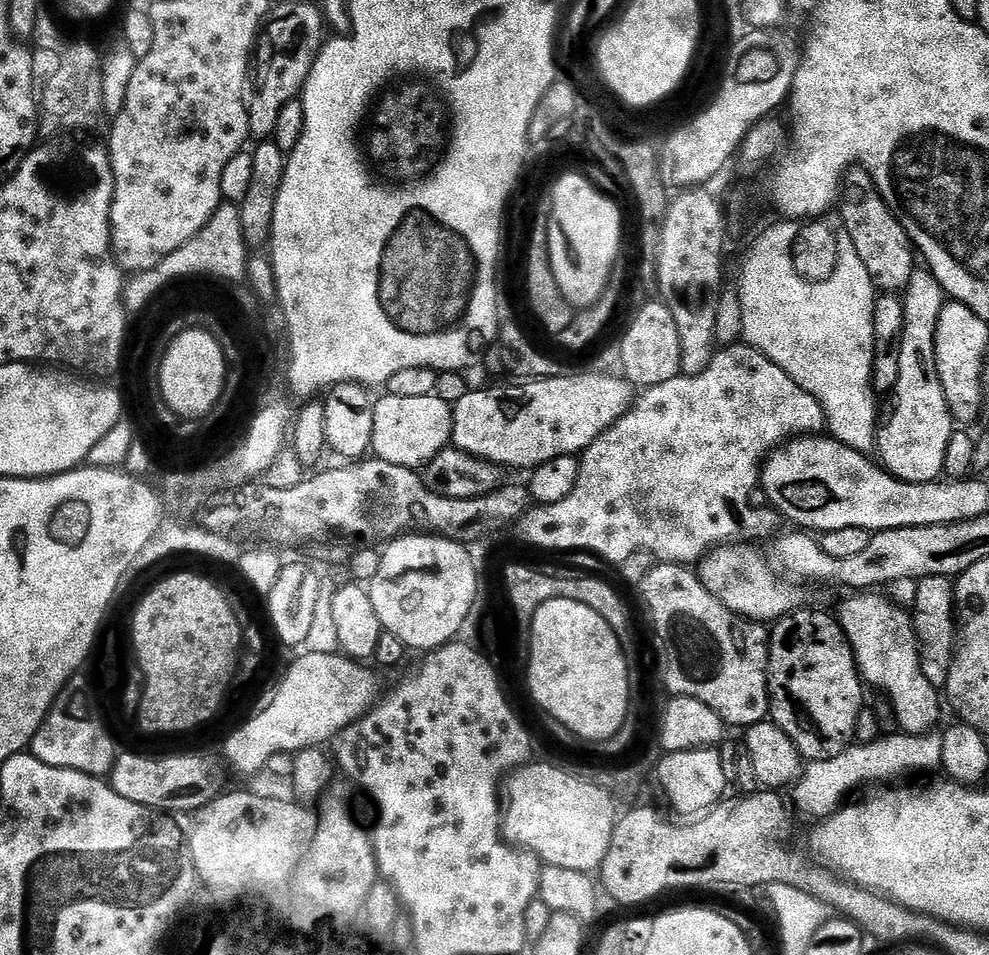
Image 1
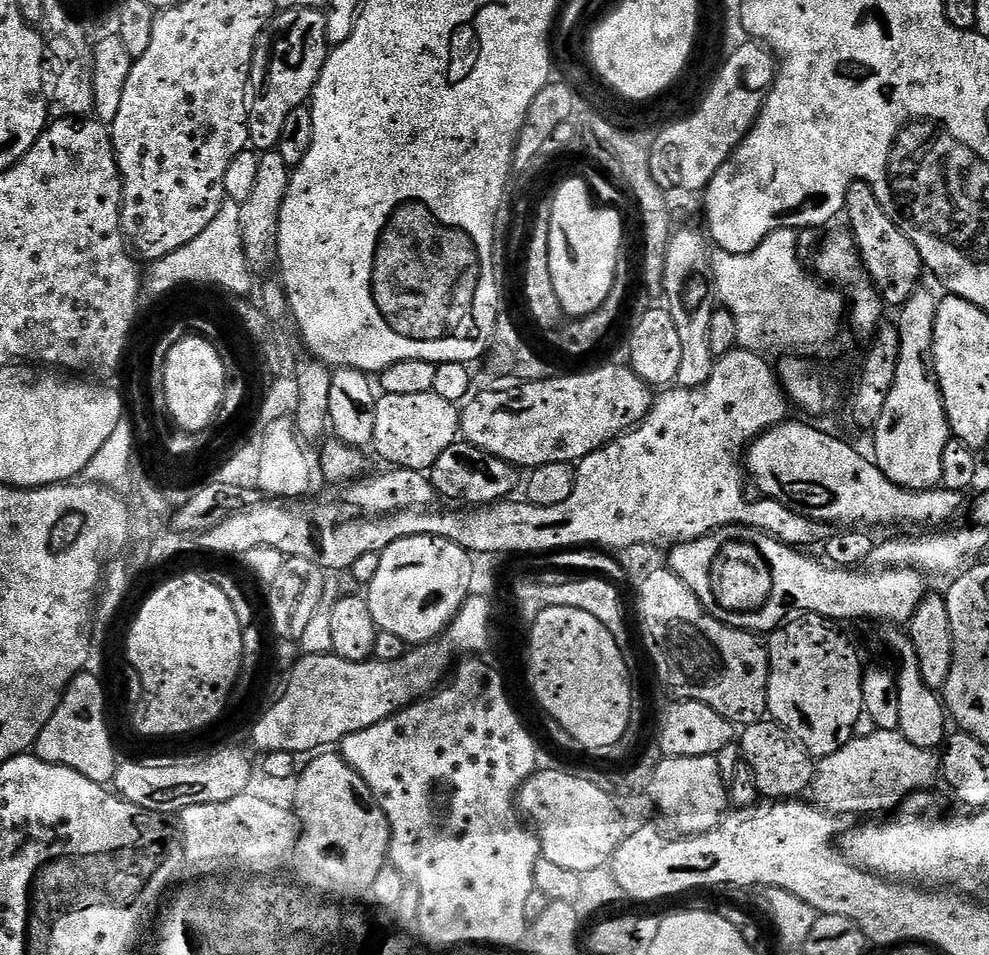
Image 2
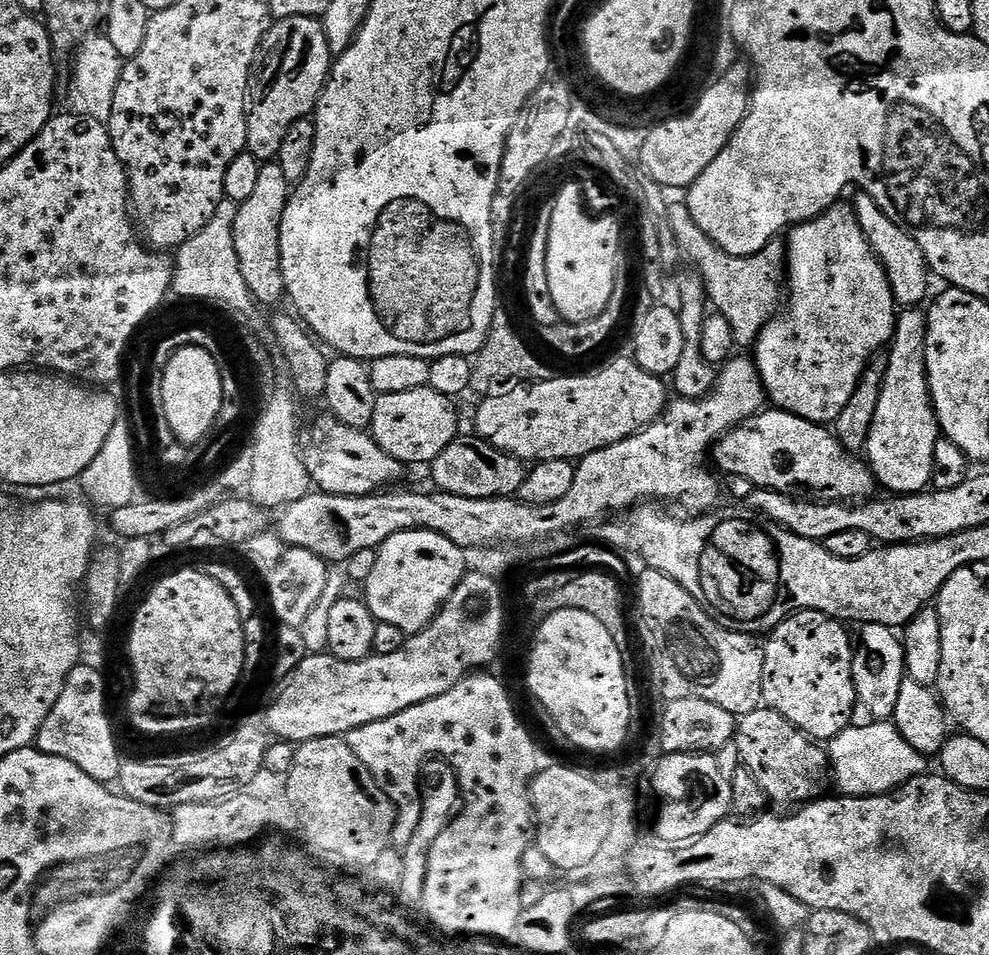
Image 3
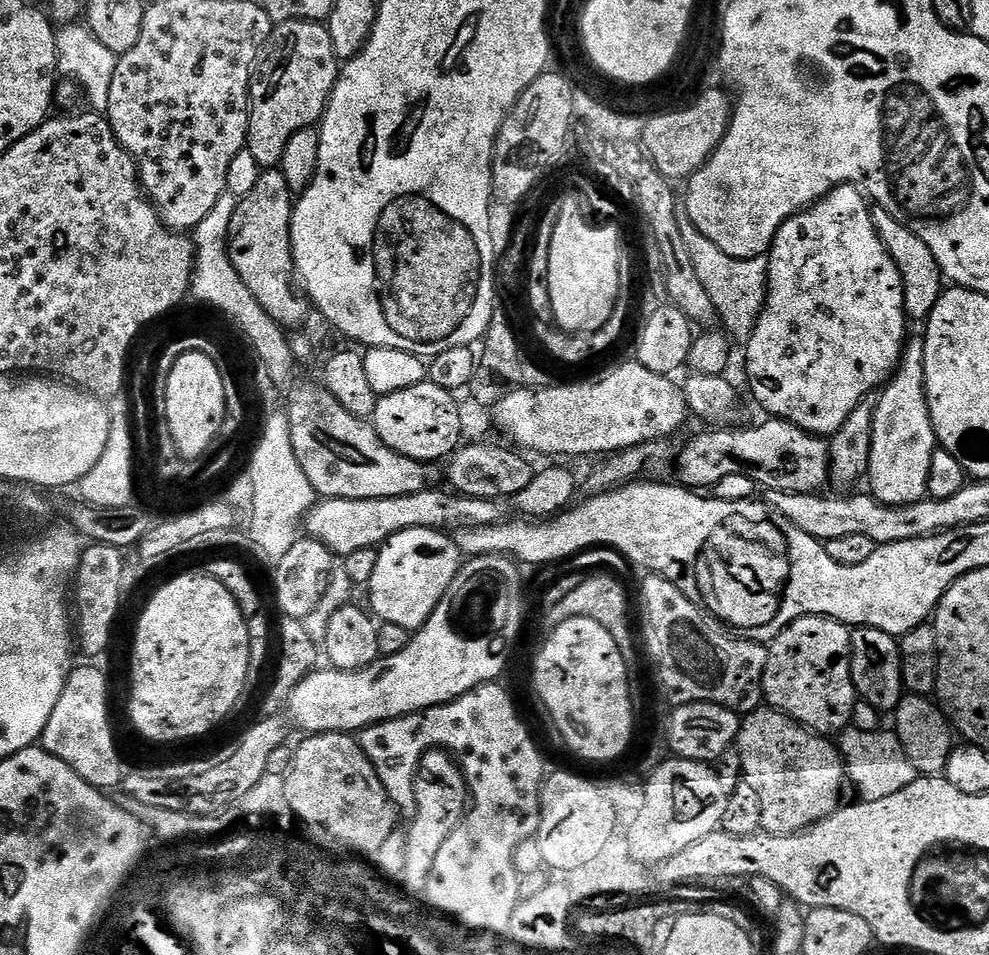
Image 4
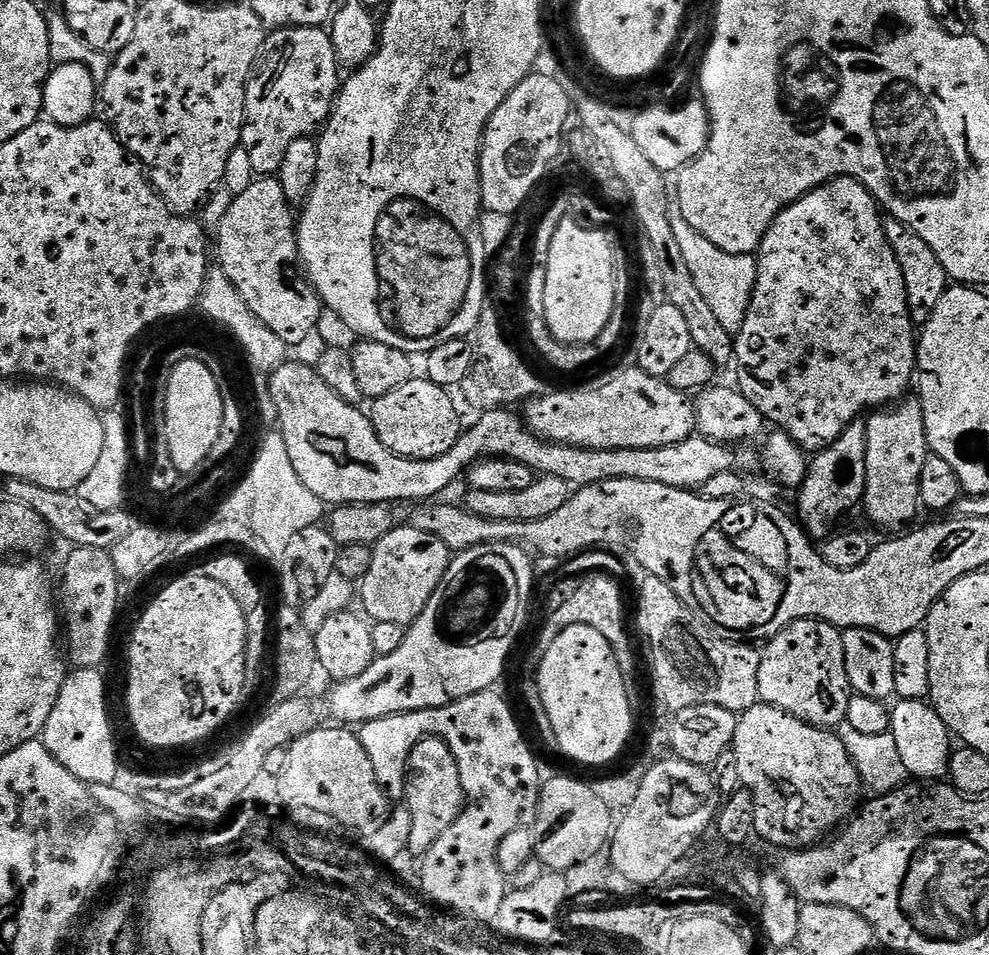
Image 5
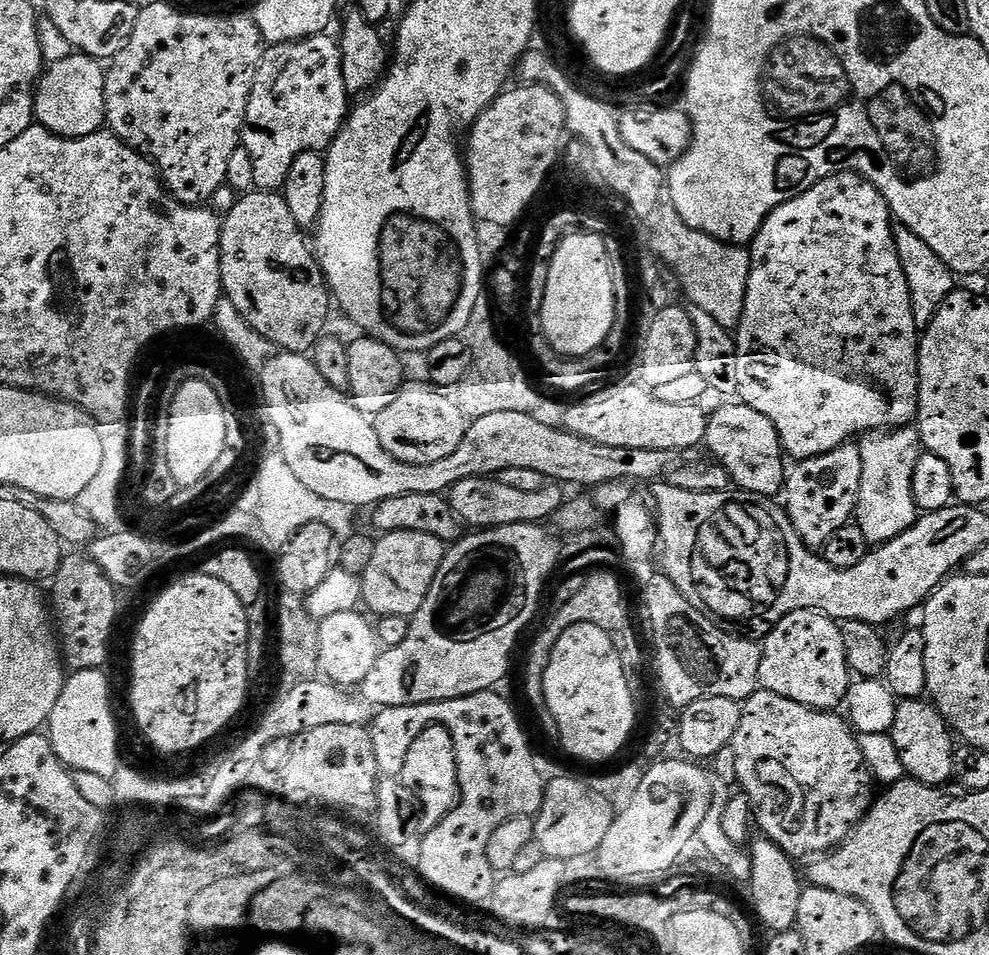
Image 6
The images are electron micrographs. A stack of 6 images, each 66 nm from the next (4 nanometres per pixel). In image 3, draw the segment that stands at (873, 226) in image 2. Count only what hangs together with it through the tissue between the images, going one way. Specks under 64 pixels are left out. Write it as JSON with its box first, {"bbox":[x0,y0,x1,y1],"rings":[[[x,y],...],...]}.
{"bbox":[854,194,930,309],"rings":[[[860,194],[860,197],[854,200],[854,207],[858,218],[858,226],[862,226],[862,234],[866,234],[874,254],[886,270],[892,293],[896,299],[897,309],[919,309],[921,307],[920,303],[928,296],[928,276],[930,277],[928,260],[924,256],[922,246],[918,246],[918,242],[914,242],[914,238],[906,229],[895,224],[881,210],[878,202],[874,202],[874,198],[870,198],[867,194]]]}

